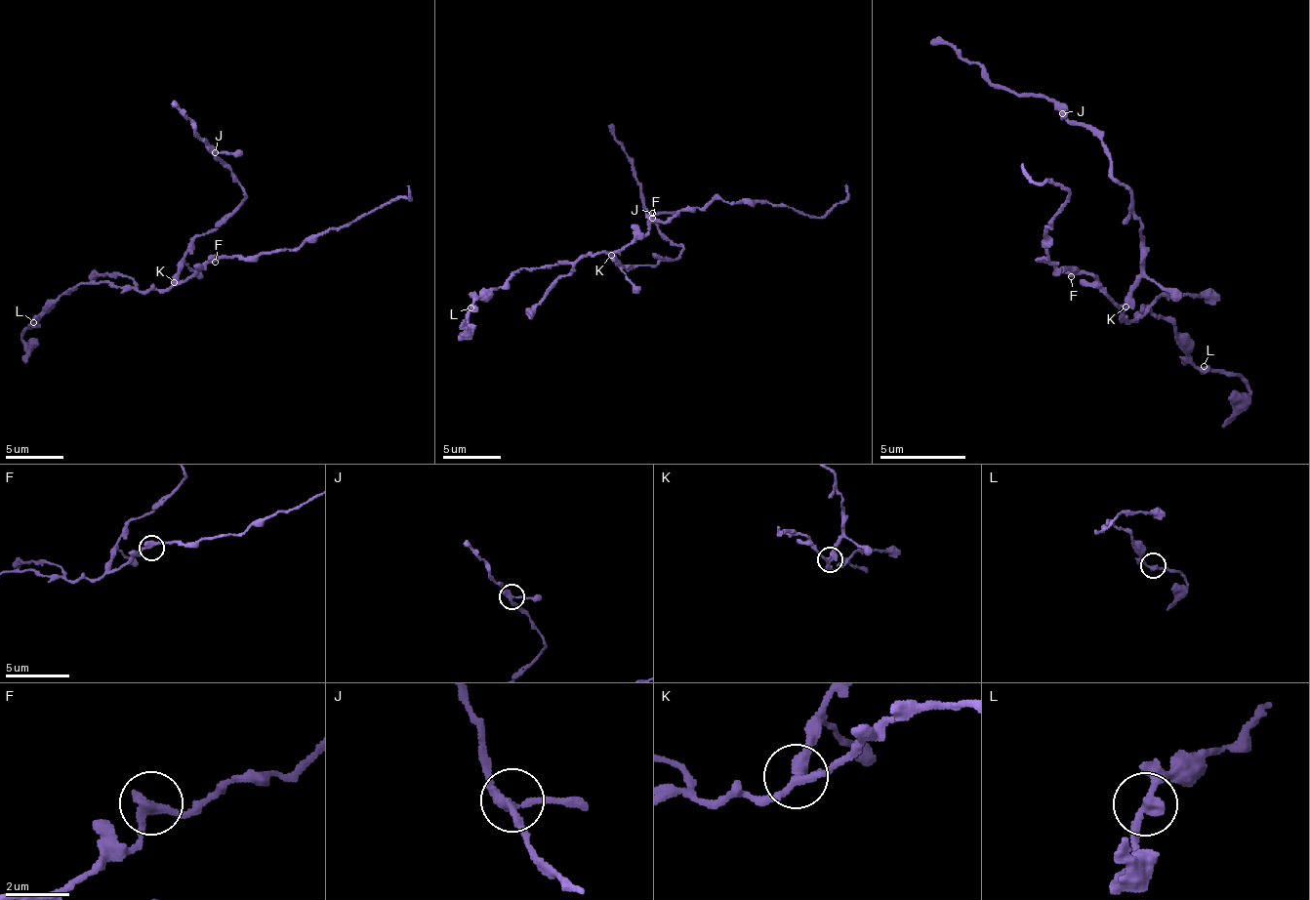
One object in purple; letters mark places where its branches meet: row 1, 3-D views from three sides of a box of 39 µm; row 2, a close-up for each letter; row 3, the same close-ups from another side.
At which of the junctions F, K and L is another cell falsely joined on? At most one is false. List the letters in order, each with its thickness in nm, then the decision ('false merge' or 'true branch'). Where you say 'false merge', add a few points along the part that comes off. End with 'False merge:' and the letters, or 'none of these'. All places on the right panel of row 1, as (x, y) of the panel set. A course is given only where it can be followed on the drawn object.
F: 360 nm | true branch
K: 300 nm | false merge | (1126, 306), (1139, 233), (1114, 164), (1049, 100), (998, 87), (929, 40)
L: 280 nm | true branch
False merge: K

